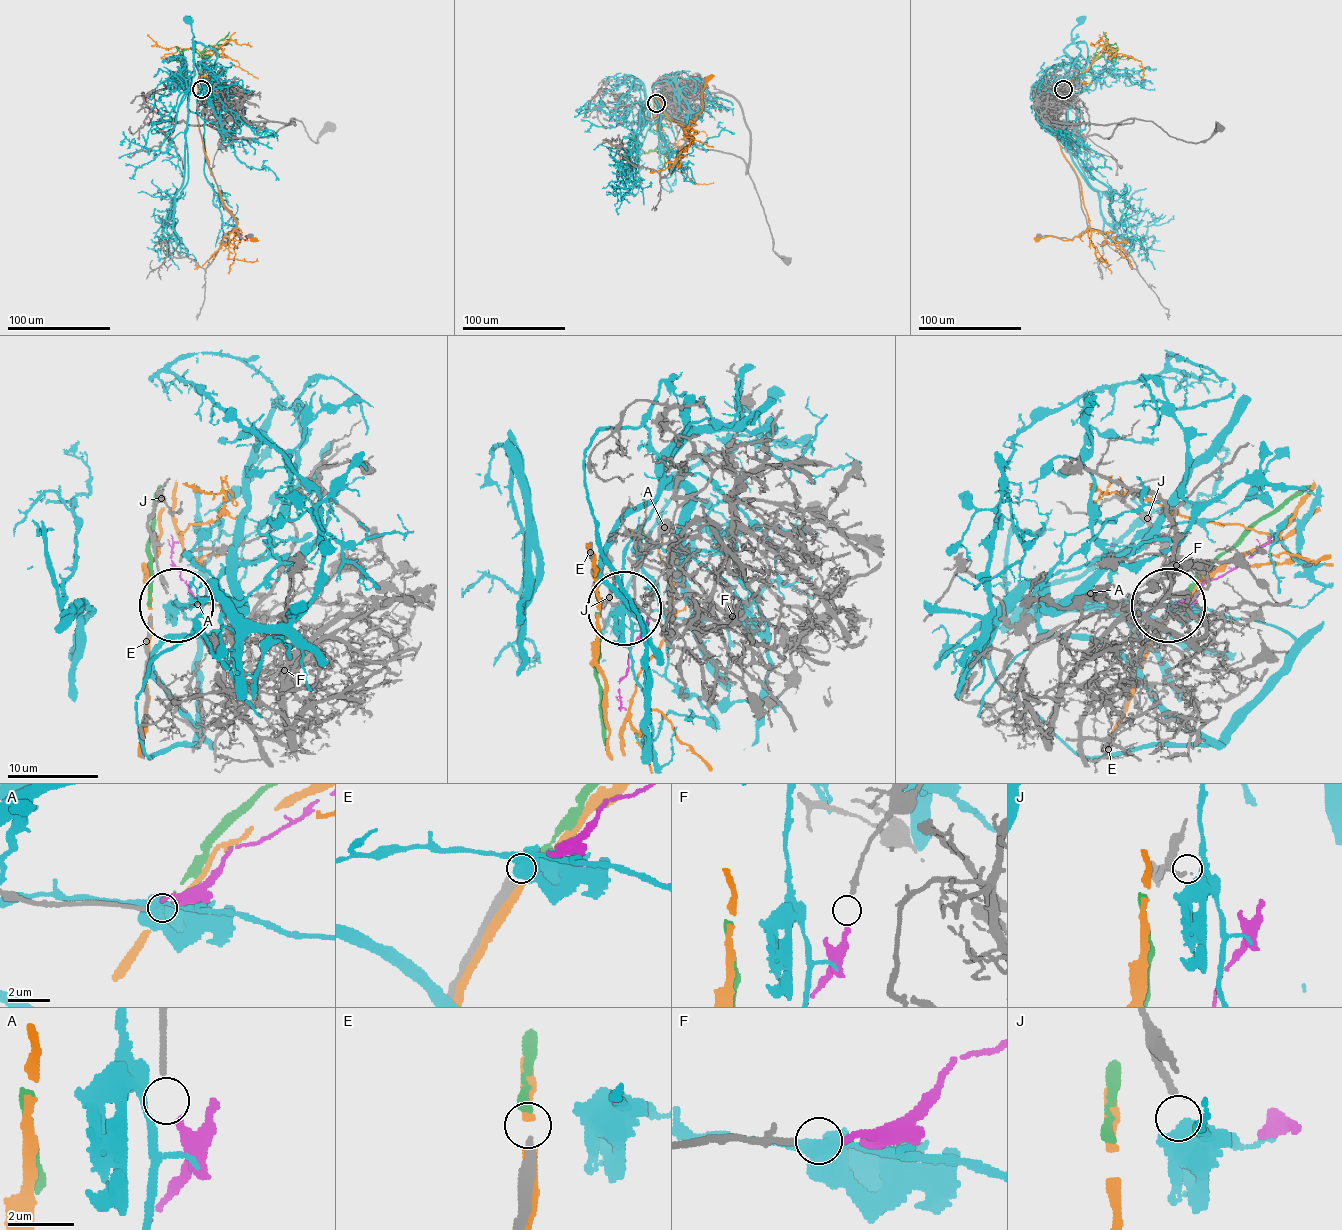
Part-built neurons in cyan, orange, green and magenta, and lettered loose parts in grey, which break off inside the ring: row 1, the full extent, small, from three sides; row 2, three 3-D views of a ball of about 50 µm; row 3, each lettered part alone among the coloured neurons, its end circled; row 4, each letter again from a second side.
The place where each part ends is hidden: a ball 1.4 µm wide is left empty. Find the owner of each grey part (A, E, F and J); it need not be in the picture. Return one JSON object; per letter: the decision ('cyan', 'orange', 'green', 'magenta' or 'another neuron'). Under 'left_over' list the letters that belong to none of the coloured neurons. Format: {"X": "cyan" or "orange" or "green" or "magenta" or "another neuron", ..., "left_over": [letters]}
{"A": "another neuron", "E": "green", "F": "magenta", "J": "cyan", "left_over": ["A"]}

